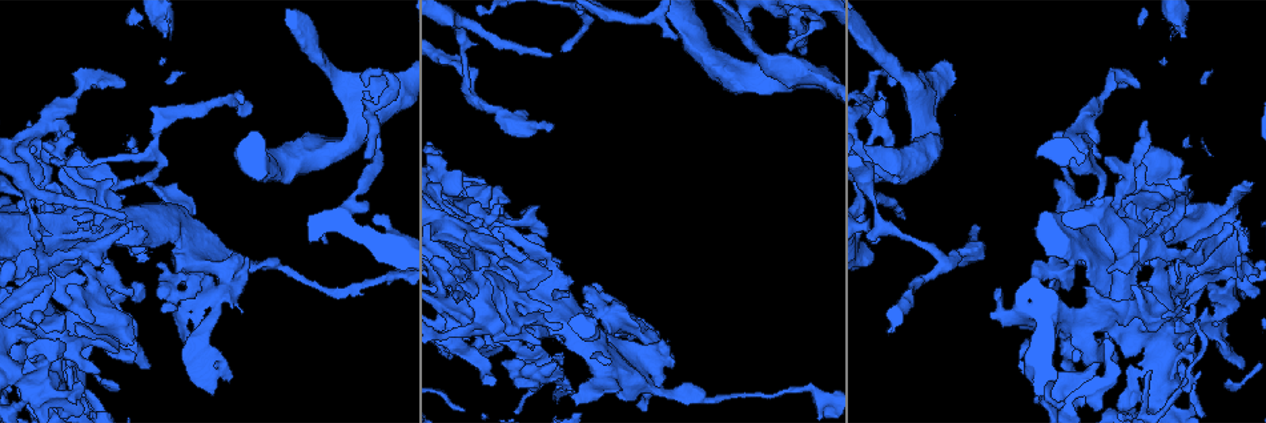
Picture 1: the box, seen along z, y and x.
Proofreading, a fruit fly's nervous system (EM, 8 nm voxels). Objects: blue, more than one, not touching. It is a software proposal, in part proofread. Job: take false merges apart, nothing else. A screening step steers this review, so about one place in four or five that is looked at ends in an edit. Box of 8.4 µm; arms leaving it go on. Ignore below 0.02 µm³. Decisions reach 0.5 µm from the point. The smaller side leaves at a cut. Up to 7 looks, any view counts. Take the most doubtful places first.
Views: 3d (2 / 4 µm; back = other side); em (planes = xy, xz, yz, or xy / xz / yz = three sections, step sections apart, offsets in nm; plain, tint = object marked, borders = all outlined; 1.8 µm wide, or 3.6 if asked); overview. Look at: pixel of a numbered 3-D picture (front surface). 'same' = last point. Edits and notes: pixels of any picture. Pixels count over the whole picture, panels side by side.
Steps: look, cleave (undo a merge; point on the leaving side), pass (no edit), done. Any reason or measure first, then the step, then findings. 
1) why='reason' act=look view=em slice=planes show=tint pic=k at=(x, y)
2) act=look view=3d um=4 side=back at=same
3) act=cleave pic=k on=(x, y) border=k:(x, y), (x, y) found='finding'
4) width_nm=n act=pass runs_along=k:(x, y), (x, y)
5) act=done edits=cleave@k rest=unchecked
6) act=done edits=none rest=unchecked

why='four or more arms meet' act=look view=em slice=planes show=plain pic=1 at=(1118, 297)

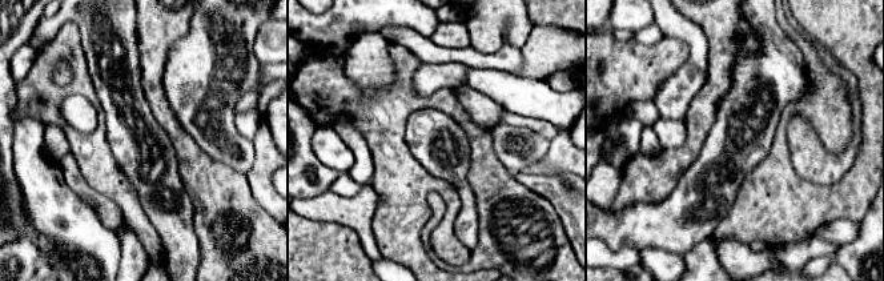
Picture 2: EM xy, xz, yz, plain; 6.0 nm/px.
act=look view=em slice=planes show=tint at=same

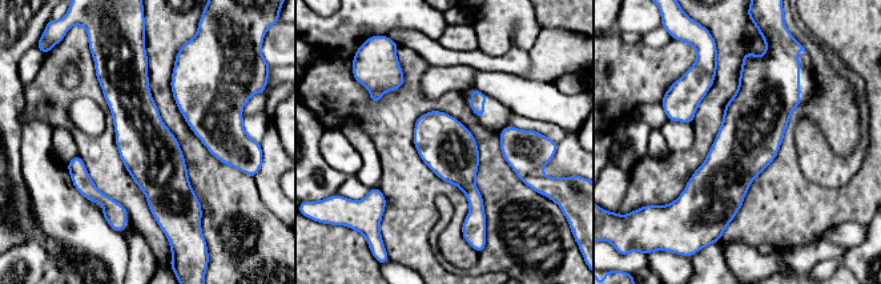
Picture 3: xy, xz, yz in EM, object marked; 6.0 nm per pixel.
width_nm=320 act=pass runs_along=3:(140, 63), (161, 222) found='all the same neuron'

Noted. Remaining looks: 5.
why='looks like a crossing' act=look view=3d um=4 pic=1 at=(28, 375)

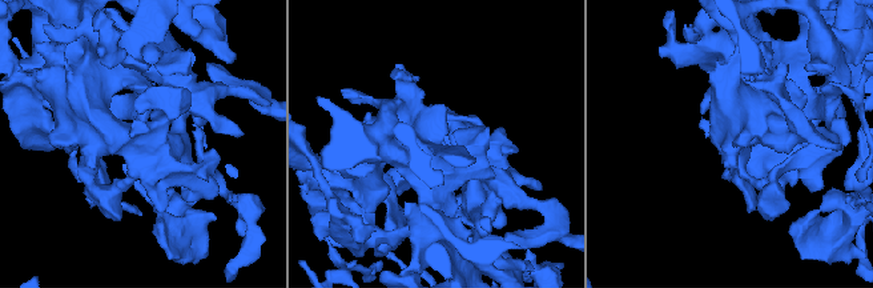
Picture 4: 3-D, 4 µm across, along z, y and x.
act=look view=em slice=planes show=tint pic=4 at=(138, 141)

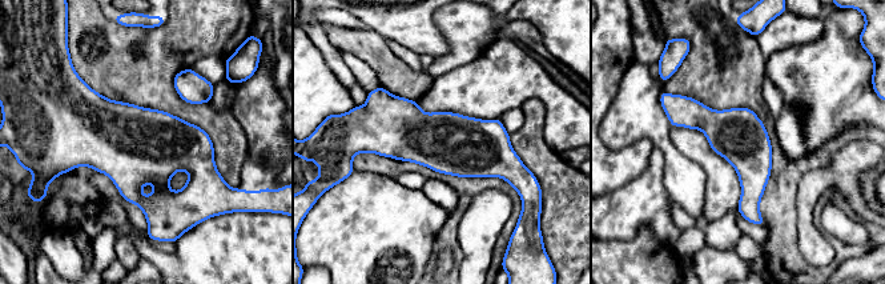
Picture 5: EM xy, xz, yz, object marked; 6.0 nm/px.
act=pass runs_along=5:(362, 136), (482, 148), (518, 167) found='all the same neuron'

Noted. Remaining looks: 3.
why='four arms meet' act=look view=em slice=yz step=4 show=tint pic=1 at=(28, 160)

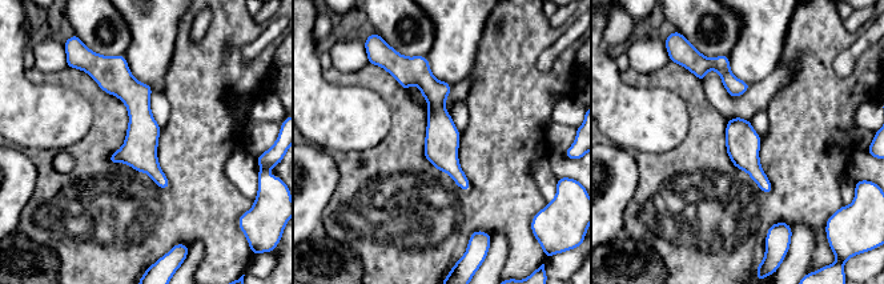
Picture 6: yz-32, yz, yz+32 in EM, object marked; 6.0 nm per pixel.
why='another direction' act=look view=em slice=planes show=tint at=same

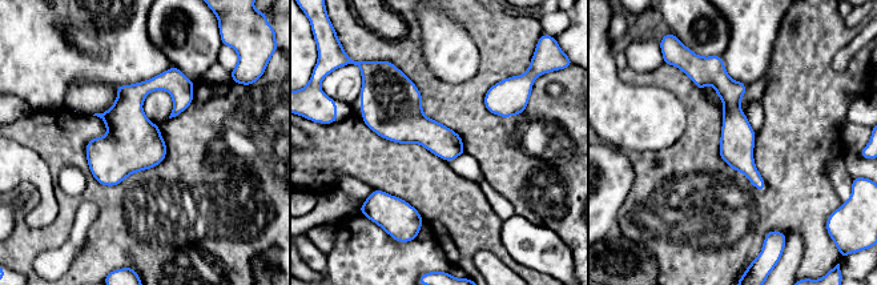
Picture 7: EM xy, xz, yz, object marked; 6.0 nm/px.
width_nm=190 act=pass runs_along=7:(717, 63), (736, 151), (761, 187) found='one neuron here'

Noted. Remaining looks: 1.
act=done edits=none rest=unchecked

